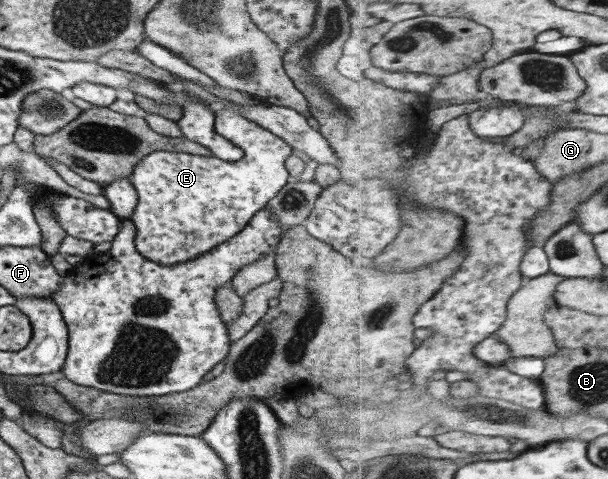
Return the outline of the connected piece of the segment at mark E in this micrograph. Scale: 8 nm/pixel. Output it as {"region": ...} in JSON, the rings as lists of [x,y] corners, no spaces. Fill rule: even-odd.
{"region":[[[230,111],[214,116],[214,128],[222,138],[243,151],[239,160],[225,162],[213,156],[189,156],[187,153],[161,150],[141,157],[131,171],[128,179],[135,189],[137,205],[127,219],[135,226],[135,250],[149,261],[159,265],[185,262],[234,237],[290,180],[284,162],[292,148],[283,140]]]}

